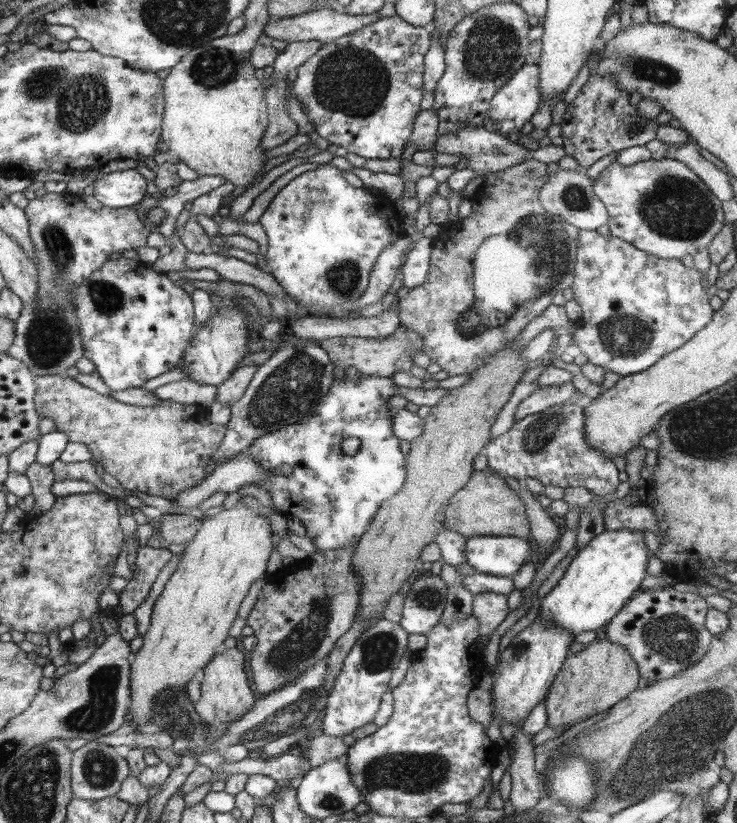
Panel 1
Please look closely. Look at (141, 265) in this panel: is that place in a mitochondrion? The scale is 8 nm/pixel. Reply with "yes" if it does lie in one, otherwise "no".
no

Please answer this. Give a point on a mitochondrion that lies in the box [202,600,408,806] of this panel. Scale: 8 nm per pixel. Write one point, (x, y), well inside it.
(280, 717)

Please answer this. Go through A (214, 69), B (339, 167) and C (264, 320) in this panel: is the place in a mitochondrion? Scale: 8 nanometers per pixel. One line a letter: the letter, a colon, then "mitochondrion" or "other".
A: mitochondrion
B: other
C: other

